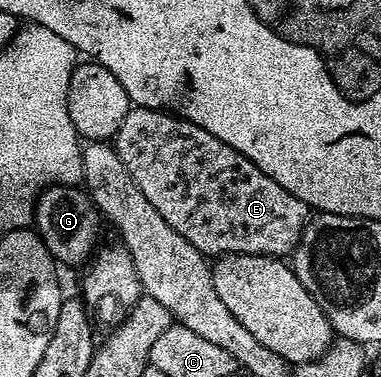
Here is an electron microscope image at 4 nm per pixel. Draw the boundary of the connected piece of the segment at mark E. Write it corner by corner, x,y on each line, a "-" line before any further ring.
135,106
117,128
113,145
117,156
121,156
121,164
129,168
129,176
133,184
141,188
145,200
165,216
165,224
169,224
173,232
181,232
181,236
201,253
208,256
260,254
282,259
294,254
309,217
309,207
297,200
293,192
285,192
277,180
265,176
253,160
241,156
237,148
229,148
229,144
205,132
205,128
166,110

